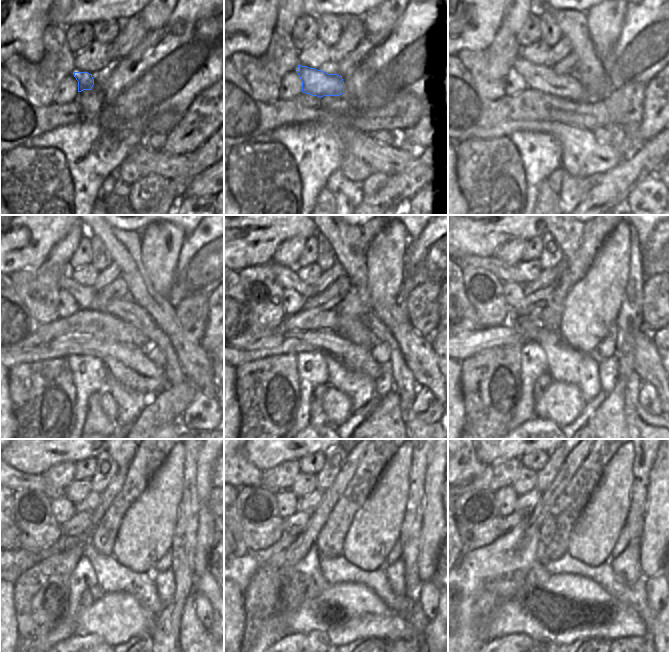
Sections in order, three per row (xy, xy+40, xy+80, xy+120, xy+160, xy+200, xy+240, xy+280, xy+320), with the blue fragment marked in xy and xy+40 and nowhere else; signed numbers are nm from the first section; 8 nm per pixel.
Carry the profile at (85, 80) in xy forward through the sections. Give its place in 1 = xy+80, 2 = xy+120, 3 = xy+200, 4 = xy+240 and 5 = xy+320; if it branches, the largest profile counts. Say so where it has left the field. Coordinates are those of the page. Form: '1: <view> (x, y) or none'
1: xy+80 (543, 78)
2: xy+120 (125, 309)
3: xy+200 (507, 273)
4: xy+240 (20, 480)
5: xy+320 (468, 466)

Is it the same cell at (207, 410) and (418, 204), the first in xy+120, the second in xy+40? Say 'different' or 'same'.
same

